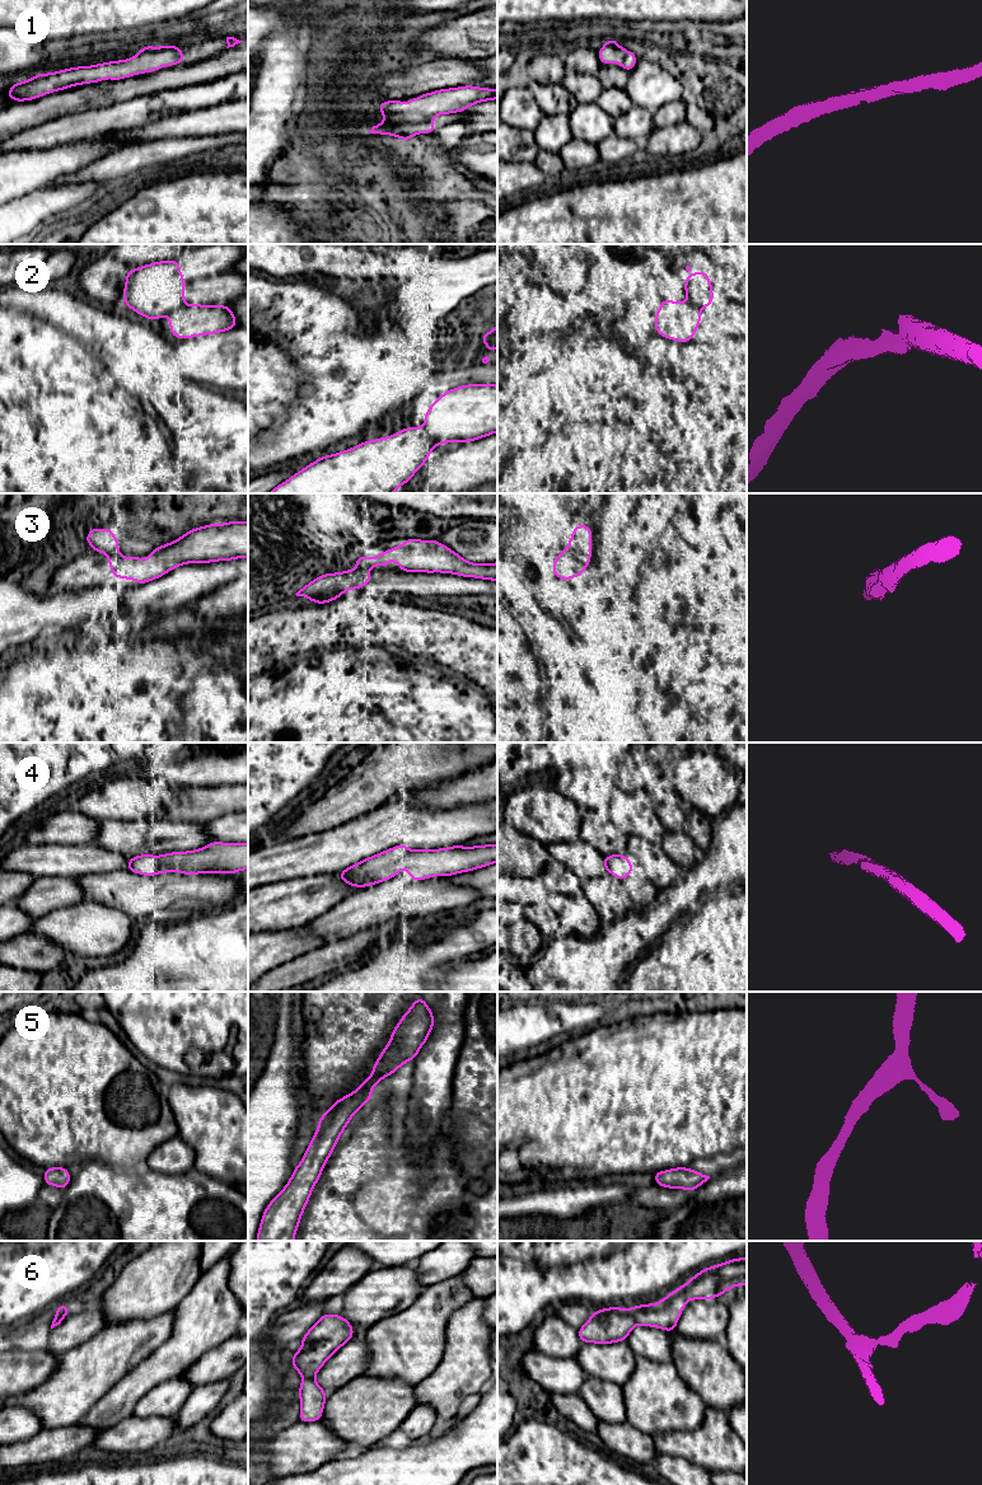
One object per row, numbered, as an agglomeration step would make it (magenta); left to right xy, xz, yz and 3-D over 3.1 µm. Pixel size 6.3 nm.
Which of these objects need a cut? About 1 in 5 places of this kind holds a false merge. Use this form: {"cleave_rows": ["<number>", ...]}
{"cleave_rows": ["3", "6"]}

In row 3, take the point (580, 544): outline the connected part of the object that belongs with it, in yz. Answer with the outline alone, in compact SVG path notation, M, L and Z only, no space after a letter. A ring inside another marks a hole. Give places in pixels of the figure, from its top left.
M586 524L572 529L572 537L567 542L569 551L586 567L591 558L591 528Z

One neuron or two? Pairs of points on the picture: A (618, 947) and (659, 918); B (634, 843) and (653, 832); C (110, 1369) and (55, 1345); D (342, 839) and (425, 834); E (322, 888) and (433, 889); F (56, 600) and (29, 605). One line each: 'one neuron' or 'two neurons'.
A: one neuron
B: two neurons
C: two neurons
D: one neuron
E: two neurons
F: one neuron

